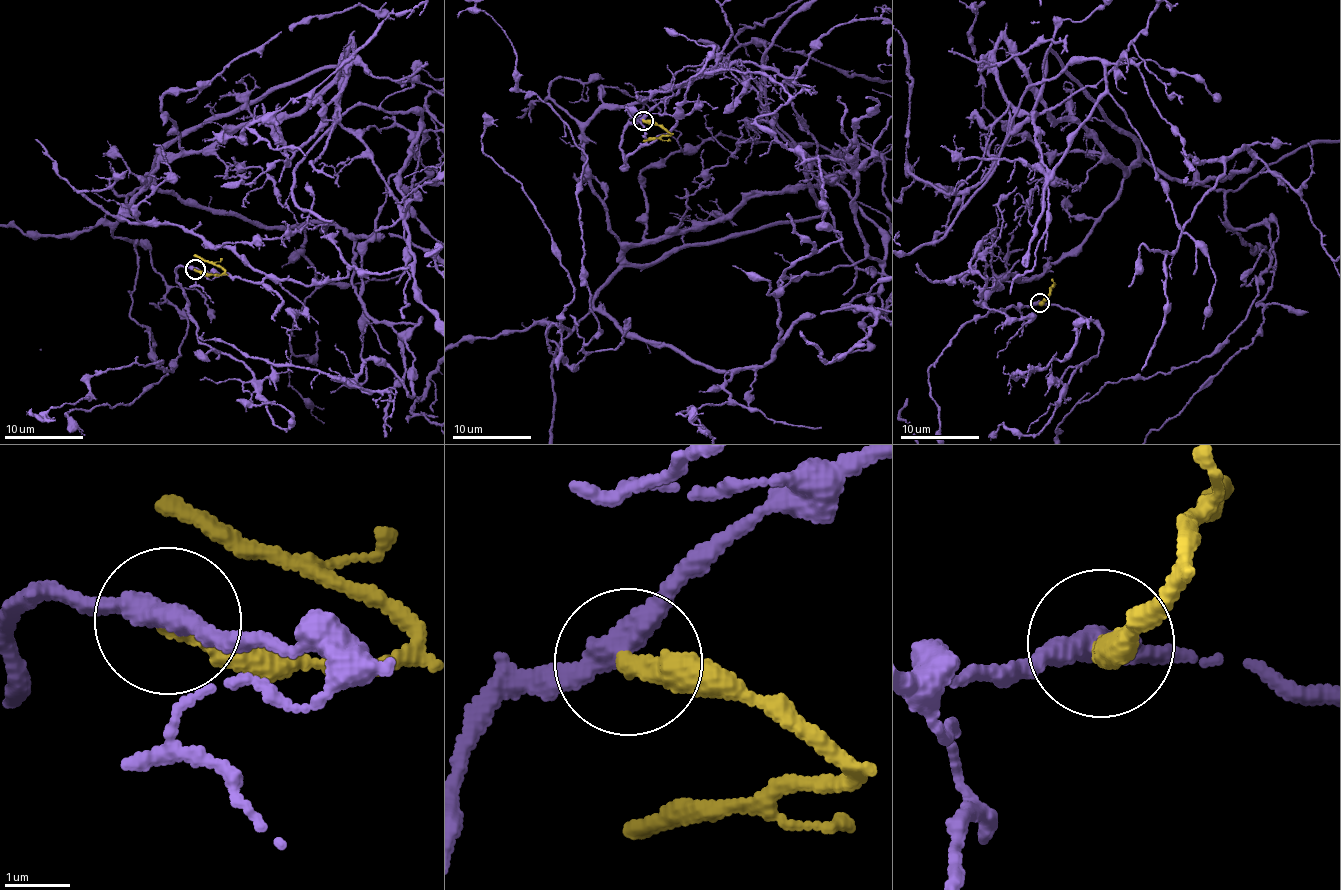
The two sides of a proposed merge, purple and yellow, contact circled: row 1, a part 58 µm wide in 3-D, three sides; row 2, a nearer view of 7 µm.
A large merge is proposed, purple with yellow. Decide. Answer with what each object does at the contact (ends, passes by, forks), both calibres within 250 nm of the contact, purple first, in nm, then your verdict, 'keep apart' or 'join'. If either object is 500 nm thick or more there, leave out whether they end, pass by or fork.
purple passes by; yellow ends there; 360 nm thick on the purple side, 320 nm on the other; keep apart

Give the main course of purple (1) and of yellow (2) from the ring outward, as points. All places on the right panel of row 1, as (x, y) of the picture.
1: (1039, 302), (984, 303), (1005, 277), (1068, 257), (1141, 162), (1233, 191), (1314, 142)
2: (1039, 302), (1053, 284)

